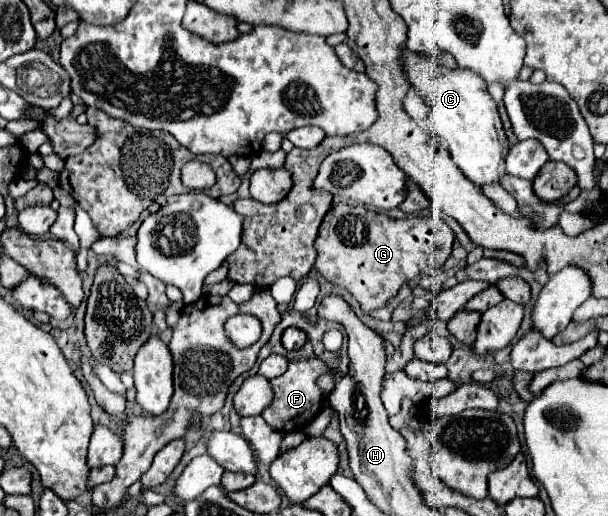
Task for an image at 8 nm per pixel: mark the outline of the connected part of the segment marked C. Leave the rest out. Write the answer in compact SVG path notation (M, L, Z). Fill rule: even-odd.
M407 50L403 60L403 70L409 84L421 92L429 106L429 126L441 140L447 142L453 162L459 166L459 170L471 182L475 182L475 186L483 188L485 184L501 184L501 176L507 172L505 158L509 152L509 140L505 136L497 104L491 100L483 78L465 68L447 70L435 64L433 58Z

